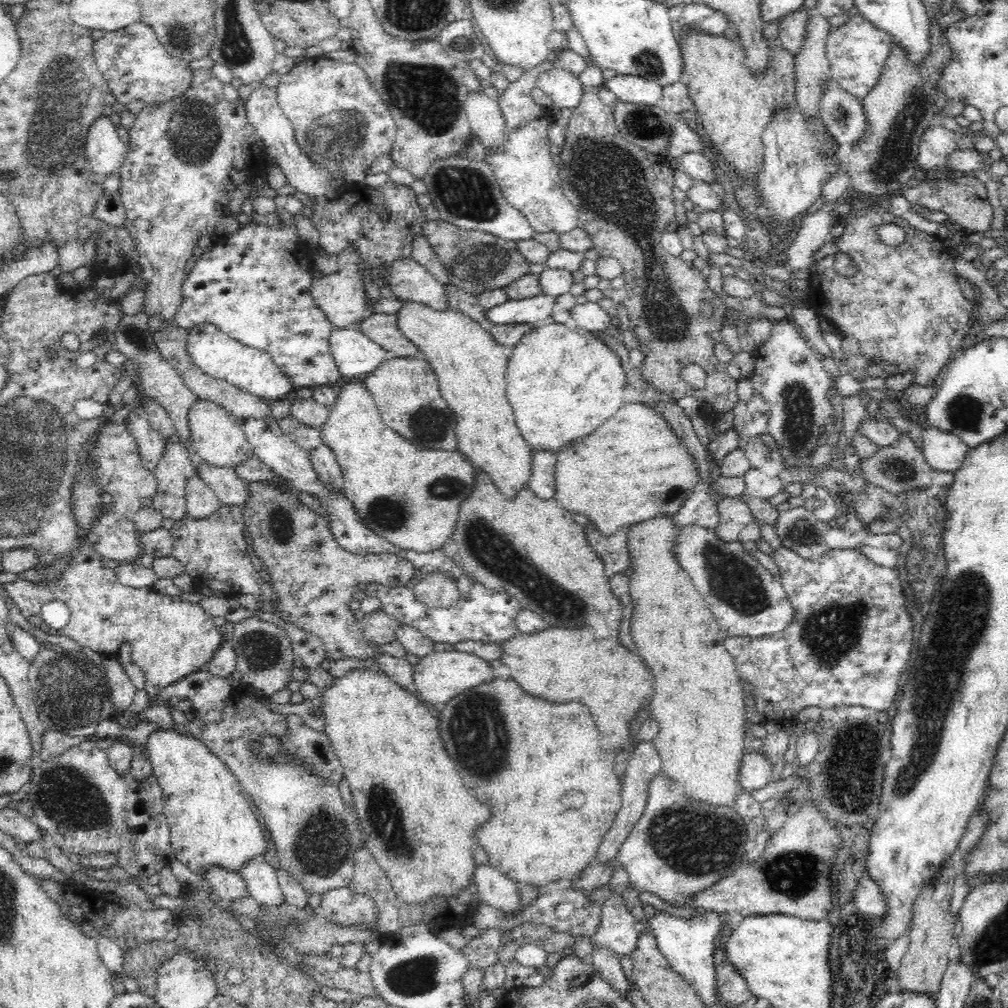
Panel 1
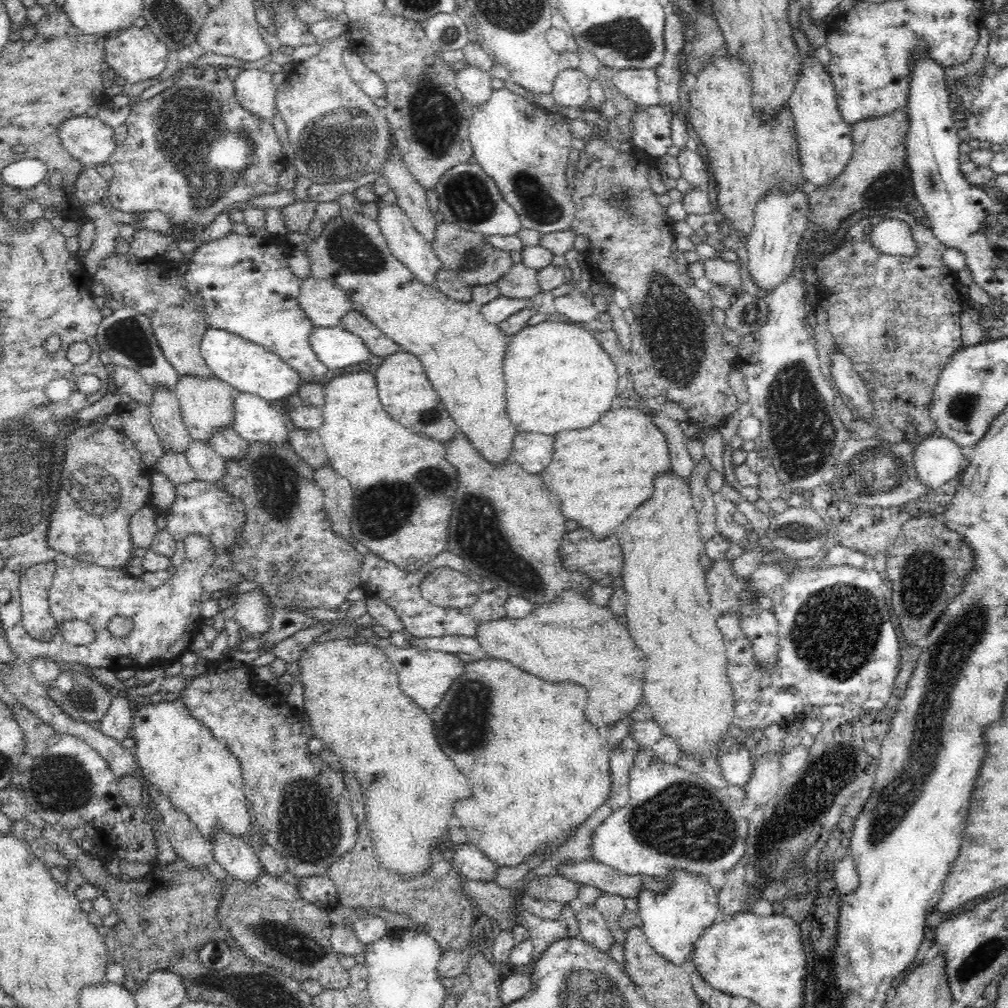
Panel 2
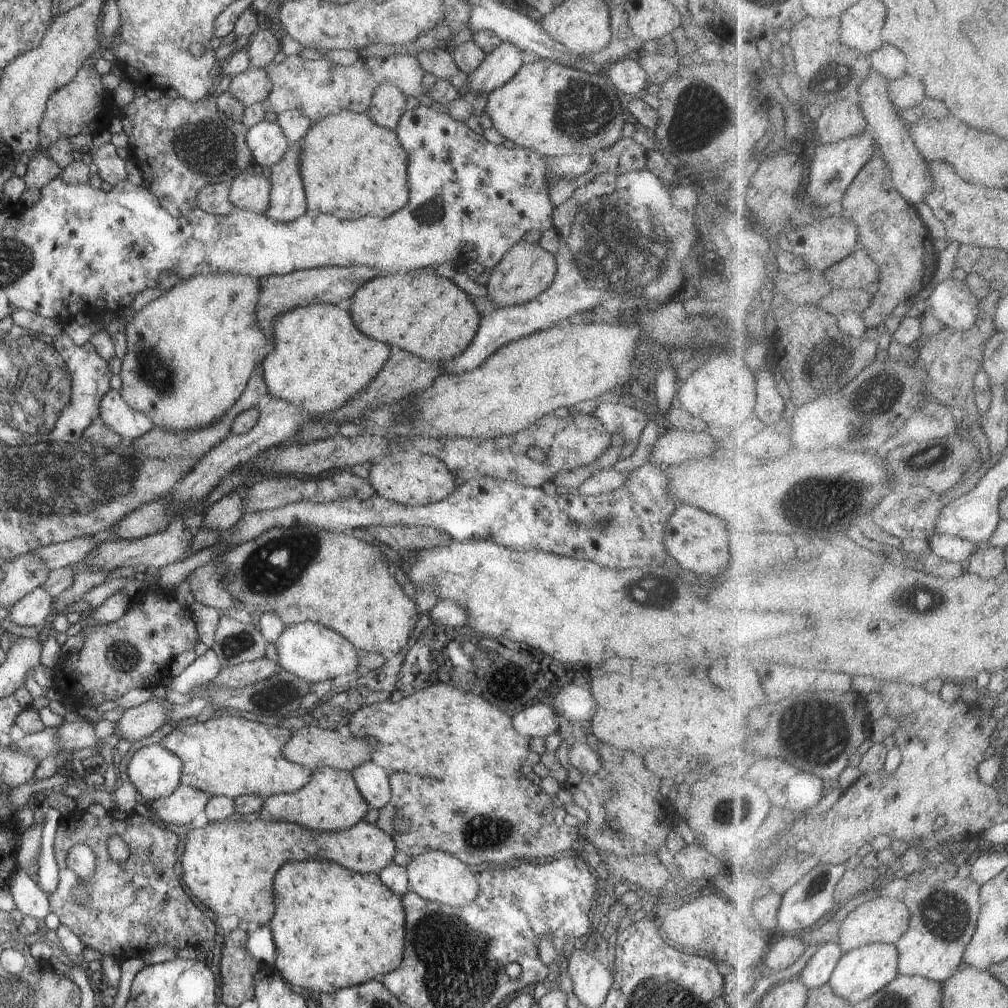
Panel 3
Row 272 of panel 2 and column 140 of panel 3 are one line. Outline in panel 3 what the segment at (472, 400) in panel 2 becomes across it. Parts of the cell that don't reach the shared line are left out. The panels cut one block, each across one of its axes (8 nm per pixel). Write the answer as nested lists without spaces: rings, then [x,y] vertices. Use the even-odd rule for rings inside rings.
[[[230,273],[196,275],[185,281],[179,280],[178,284],[172,286],[166,294],[149,302],[142,310],[136,312],[125,328],[127,351],[122,360],[119,373],[122,379],[120,394],[126,401],[126,404],[134,410],[145,412],[152,419],[152,422],[155,424],[154,427],[173,433],[194,431],[220,420],[226,414],[226,411],[232,408],[236,400],[240,398],[252,373],[259,366],[265,354],[269,352],[270,340],[268,340],[268,336],[262,331],[262,325],[258,324],[254,318],[258,297],[259,279],[255,279],[254,277],[233,275]]]

